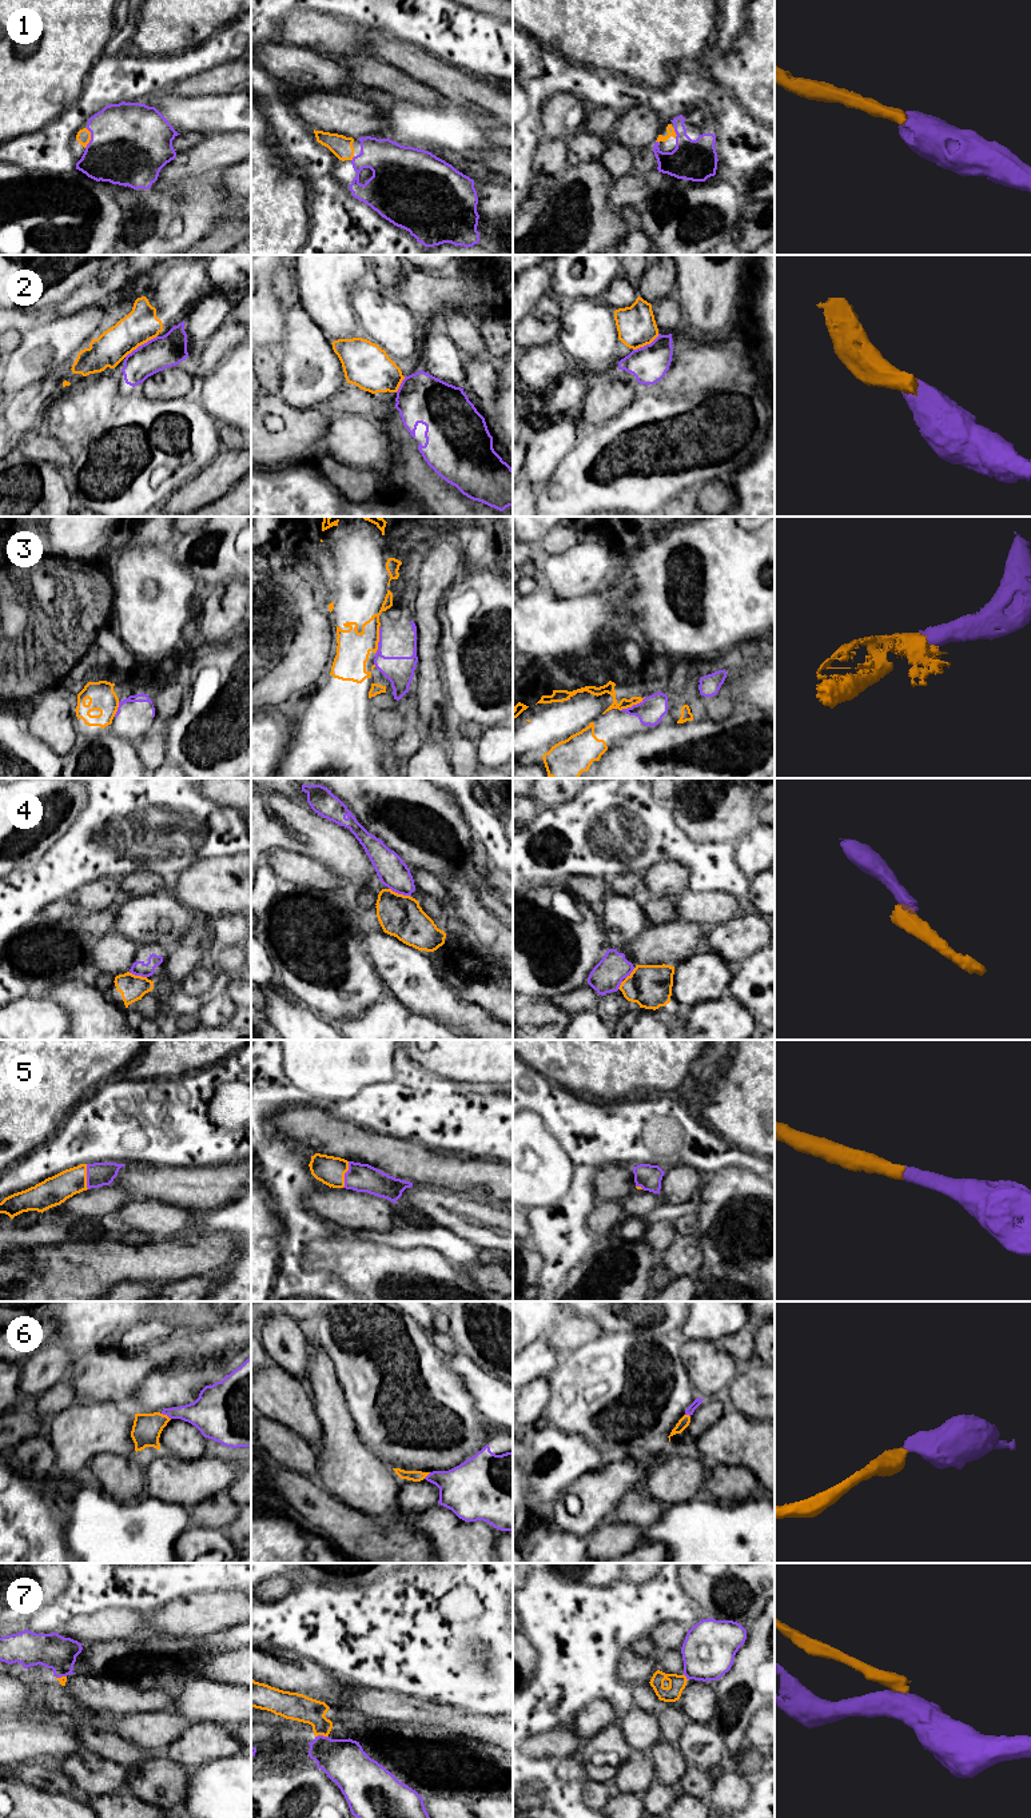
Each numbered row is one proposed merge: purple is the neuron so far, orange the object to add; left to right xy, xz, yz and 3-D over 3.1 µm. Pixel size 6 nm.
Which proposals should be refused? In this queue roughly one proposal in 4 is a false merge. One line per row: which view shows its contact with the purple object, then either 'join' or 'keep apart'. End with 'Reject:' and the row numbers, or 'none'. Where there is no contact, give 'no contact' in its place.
1: contact in xy; join
2: contact in xy; keep apart
3: contact in xz; join
4: contact in xz; keep apart
5: contact in xz; join
6: contact in xy; join
7: contact in xz; keep apart
Reject: 2, 4, 7

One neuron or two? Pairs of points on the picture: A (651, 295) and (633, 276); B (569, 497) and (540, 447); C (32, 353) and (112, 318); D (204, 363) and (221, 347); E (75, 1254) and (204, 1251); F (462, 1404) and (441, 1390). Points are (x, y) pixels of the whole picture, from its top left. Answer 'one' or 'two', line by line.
A: two
B: two
C: two
D: one
E: one
F: one

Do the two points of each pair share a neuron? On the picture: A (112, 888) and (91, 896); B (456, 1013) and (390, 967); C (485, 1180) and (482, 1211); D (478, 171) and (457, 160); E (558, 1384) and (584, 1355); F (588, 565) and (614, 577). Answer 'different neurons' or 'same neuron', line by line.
A: same neuron
B: same neuron
C: different neurons
D: same neuron
E: same neuron
F: same neuron

